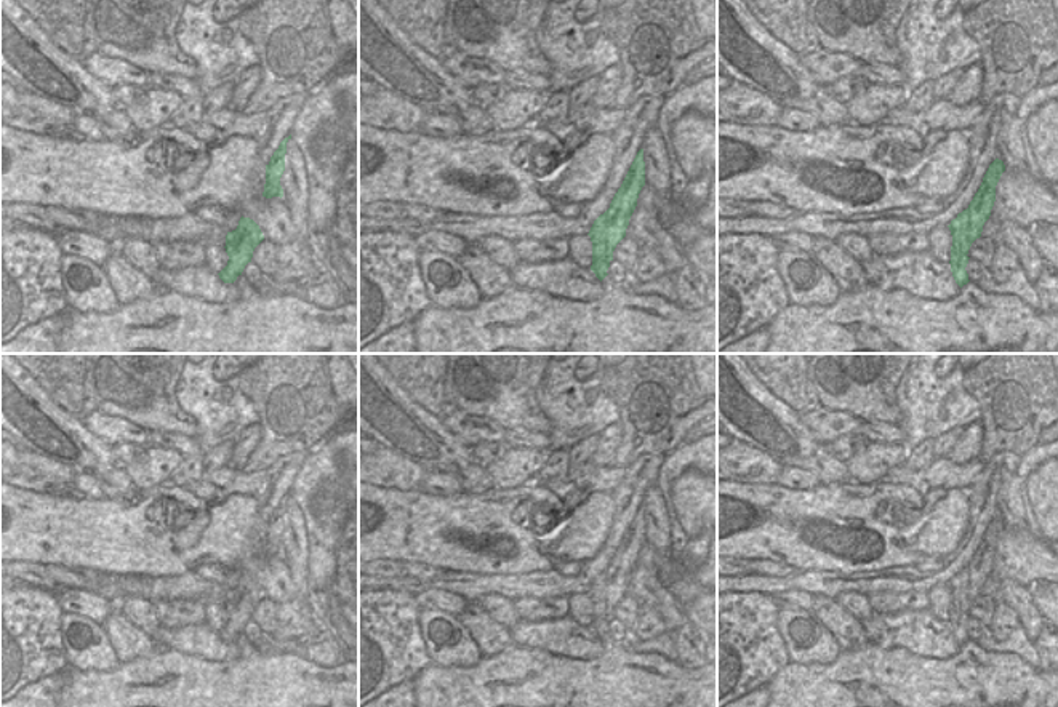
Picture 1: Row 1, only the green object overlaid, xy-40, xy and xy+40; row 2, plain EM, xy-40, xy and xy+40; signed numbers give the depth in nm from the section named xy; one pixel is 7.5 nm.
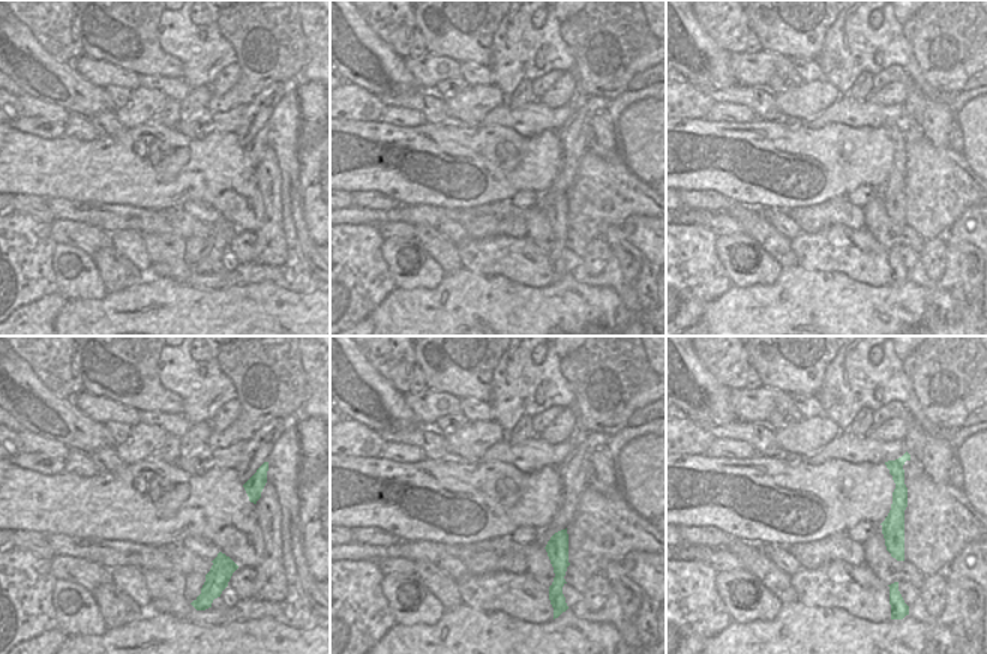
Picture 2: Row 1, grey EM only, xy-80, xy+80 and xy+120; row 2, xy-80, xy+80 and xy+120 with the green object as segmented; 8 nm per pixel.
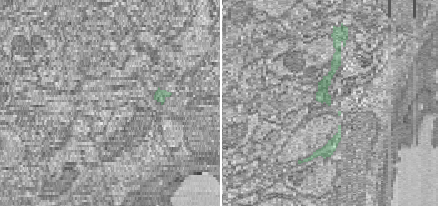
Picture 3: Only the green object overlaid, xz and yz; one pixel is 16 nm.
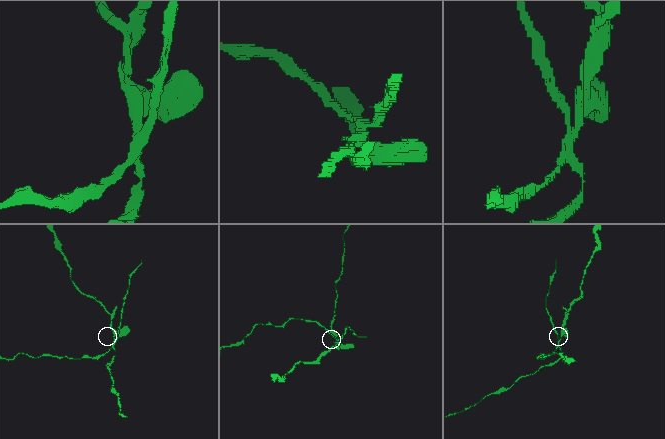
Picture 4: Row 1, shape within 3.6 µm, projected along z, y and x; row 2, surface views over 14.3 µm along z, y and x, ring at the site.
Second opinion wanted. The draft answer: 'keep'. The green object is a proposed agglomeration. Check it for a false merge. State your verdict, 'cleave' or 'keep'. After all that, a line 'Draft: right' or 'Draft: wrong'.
cleave
Draft: wrong

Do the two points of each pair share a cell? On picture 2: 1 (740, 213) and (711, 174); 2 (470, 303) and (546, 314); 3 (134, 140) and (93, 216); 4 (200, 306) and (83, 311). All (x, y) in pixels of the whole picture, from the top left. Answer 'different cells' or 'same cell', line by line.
1: different cells
2: same cell
3: different cells
4: same cell

